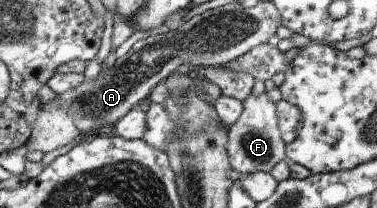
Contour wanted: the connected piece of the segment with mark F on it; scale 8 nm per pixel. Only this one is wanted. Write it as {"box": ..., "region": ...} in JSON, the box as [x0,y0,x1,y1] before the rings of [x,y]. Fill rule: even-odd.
{"box":[228,91,288,176],"region":[[[264,91],[261,94],[250,93],[244,101],[245,109],[240,119],[231,126],[228,153],[236,176],[256,173],[256,171],[272,172],[272,169],[287,159],[286,148],[288,145],[282,137],[280,129],[280,111],[278,102],[271,101]]]}

